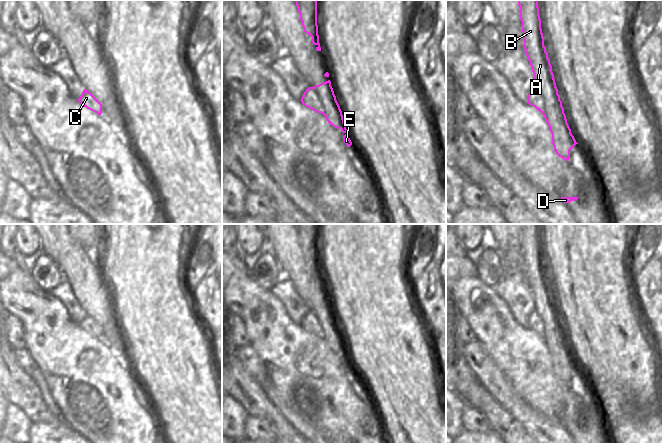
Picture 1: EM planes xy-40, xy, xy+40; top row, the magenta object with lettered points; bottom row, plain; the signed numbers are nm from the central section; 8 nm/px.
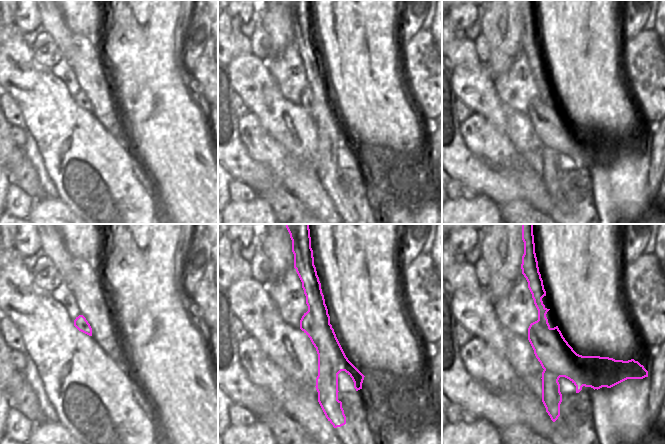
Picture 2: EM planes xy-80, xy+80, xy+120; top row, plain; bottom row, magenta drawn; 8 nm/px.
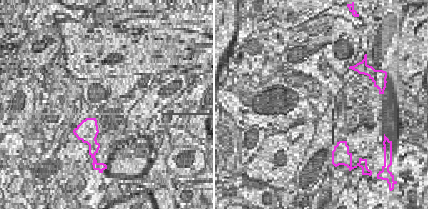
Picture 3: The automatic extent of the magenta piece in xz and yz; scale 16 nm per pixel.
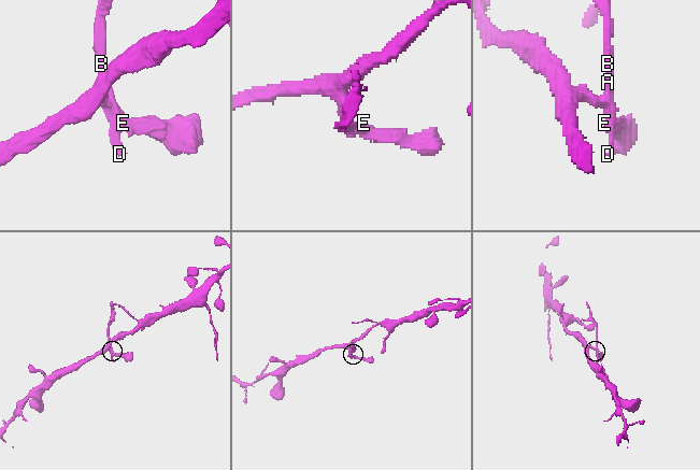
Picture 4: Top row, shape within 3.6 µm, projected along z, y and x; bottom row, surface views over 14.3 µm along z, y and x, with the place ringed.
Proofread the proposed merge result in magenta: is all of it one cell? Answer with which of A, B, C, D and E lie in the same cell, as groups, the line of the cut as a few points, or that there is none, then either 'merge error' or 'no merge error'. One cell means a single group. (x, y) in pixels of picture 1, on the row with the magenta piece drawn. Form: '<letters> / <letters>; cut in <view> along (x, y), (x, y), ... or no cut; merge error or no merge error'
A B D E / C; cut in xy along (313, 87), (321, 100), (323, 114); merge error

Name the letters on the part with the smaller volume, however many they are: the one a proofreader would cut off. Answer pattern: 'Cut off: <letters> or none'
Cut off: A, B, D, E

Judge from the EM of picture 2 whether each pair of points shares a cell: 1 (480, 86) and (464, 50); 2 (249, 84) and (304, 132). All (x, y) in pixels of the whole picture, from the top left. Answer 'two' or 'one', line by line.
1: two
2: one

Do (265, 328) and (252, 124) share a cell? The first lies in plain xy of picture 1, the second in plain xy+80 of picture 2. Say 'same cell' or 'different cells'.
different cells

